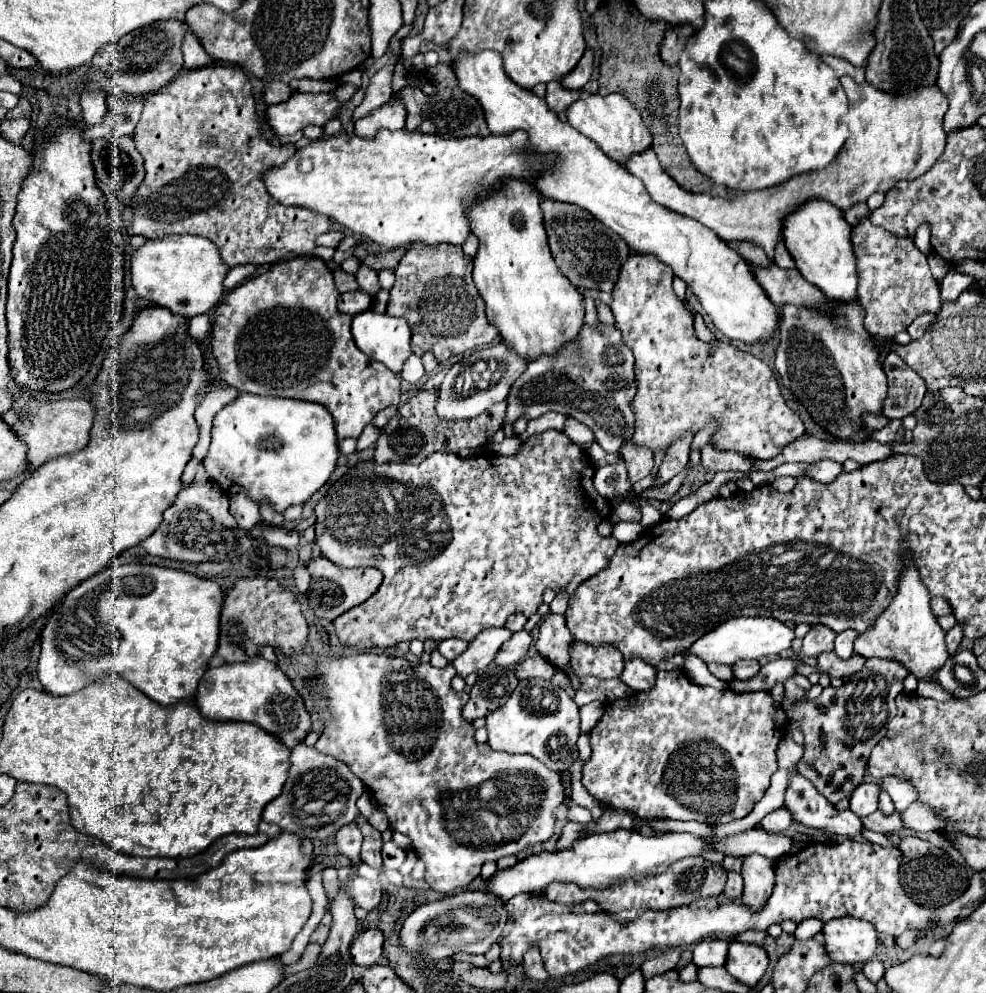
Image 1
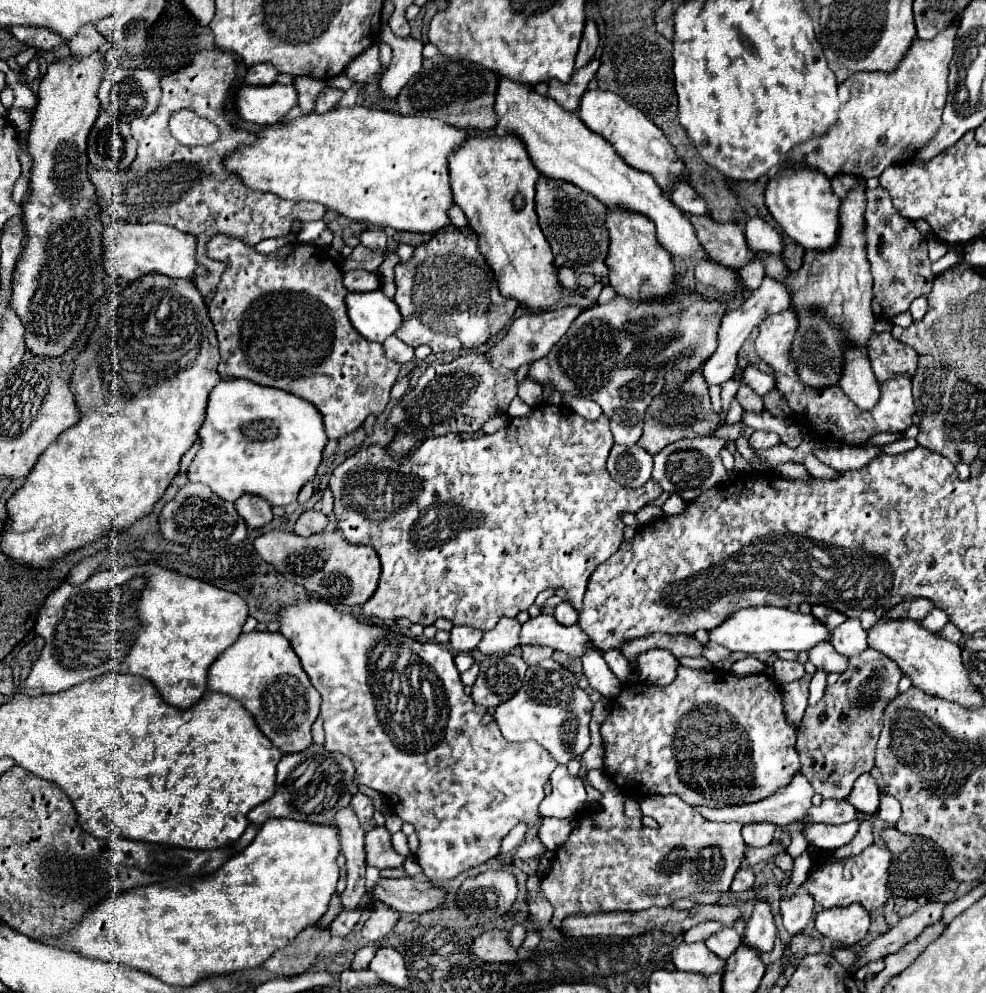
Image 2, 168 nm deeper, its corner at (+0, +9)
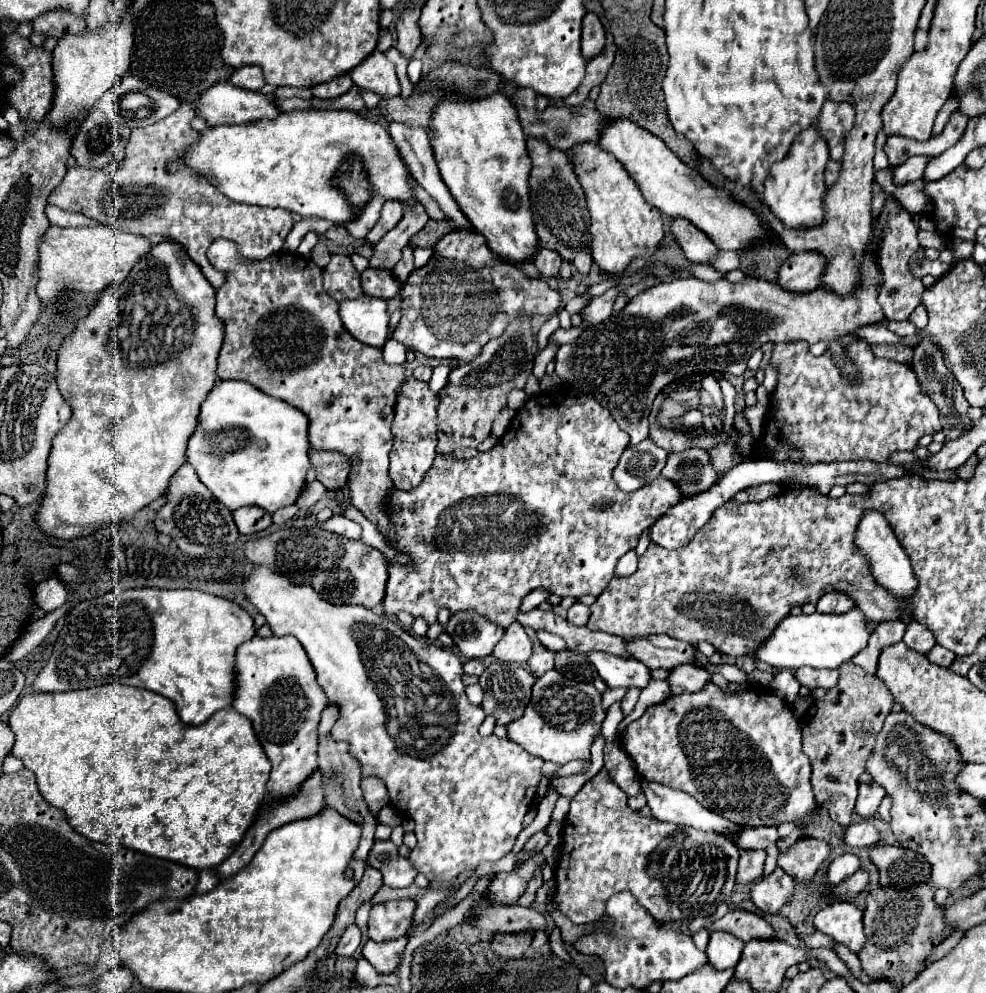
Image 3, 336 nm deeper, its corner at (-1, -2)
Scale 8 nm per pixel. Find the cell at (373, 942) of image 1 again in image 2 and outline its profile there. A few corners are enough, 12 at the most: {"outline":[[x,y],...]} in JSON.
{"outline":[[373,903],[361,935],[365,941],[387,937],[401,913]]}

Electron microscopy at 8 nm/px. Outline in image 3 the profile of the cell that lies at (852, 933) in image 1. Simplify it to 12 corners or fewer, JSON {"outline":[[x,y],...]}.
{"outline":[[834,902],[814,916],[814,928],[854,954],[866,942],[862,910]]}

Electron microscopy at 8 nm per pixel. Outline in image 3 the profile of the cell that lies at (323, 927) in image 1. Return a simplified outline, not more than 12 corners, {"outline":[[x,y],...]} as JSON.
{"outline":[[356,924],[342,934],[336,954],[352,956],[362,932]]}

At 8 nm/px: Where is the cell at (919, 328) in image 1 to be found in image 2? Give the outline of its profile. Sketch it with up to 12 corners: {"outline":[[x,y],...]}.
{"outline":[[917,297],[909,311],[915,321],[927,313],[927,299]]}

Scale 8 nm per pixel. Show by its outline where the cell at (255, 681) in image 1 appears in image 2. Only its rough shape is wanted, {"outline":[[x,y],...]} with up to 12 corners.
{"outline":[[243,633],[211,665],[283,755],[313,743],[321,699],[281,633]]}

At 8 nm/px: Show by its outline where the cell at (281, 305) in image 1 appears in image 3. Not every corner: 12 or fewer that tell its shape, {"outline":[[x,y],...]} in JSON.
{"outline":[[218,238],[220,380],[302,410],[360,458],[352,504],[386,532],[404,366],[352,338],[322,270]]}

